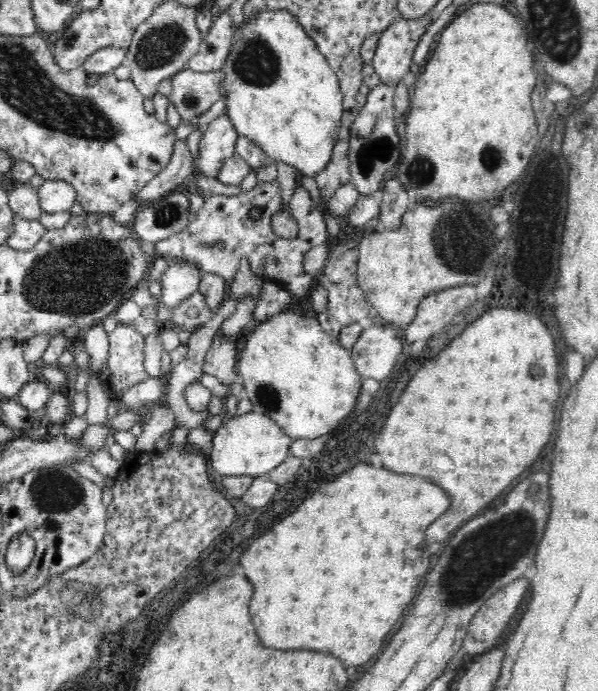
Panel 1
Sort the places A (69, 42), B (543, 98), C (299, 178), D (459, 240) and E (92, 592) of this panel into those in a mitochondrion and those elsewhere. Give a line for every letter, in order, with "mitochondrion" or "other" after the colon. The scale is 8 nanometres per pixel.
A: mitochondrion
B: other
C: other
D: mitochondrion
E: mitochondrion

